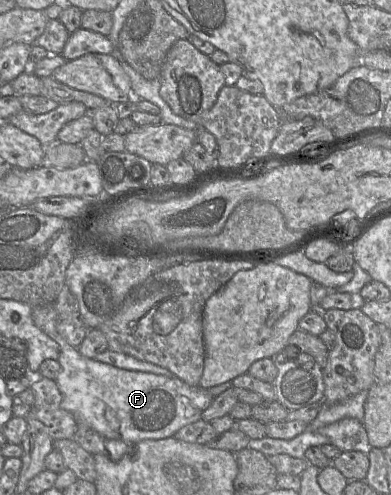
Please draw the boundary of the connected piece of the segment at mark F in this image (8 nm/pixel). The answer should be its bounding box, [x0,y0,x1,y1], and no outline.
[32,304,213,445]

